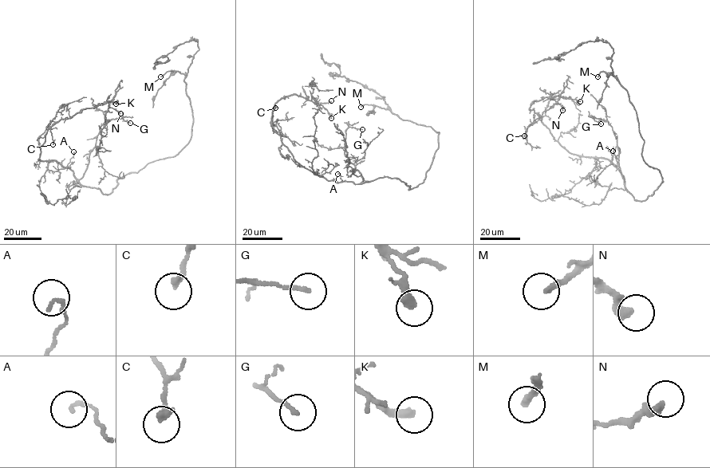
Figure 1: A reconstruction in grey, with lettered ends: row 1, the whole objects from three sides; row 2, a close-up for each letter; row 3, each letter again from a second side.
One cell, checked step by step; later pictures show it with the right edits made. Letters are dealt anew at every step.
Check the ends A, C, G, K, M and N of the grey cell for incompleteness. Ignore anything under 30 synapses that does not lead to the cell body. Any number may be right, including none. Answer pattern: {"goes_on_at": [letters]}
{"goes_on_at": ["M"]}

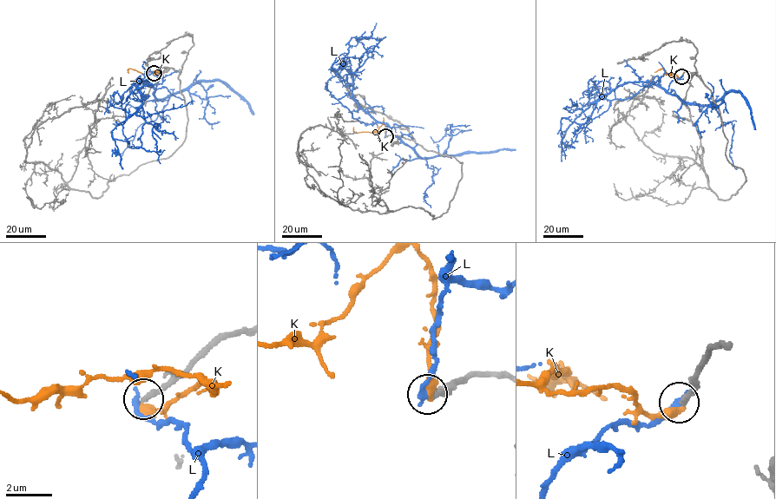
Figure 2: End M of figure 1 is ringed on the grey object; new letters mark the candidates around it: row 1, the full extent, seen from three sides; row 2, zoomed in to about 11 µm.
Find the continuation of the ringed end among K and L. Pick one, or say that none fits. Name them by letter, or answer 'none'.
none

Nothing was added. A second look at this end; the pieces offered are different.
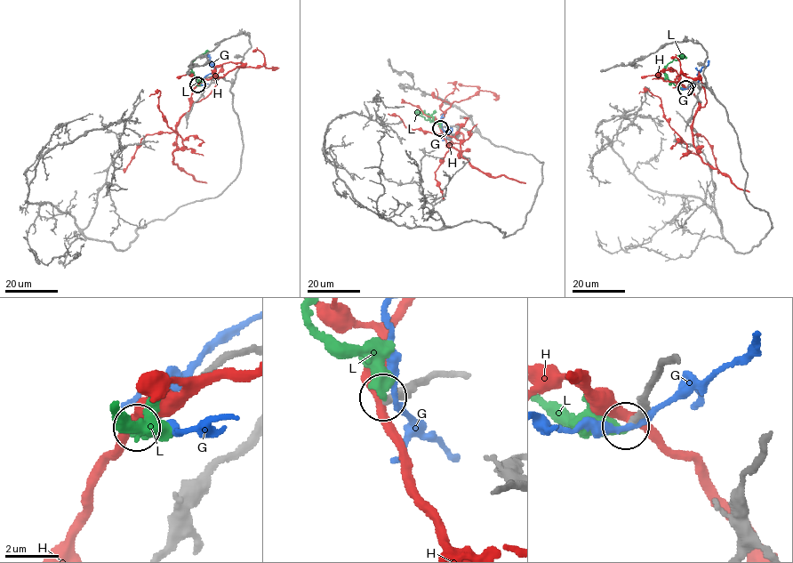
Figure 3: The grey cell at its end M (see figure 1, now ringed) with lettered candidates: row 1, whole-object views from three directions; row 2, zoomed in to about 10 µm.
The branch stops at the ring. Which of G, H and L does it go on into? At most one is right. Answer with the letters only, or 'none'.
L

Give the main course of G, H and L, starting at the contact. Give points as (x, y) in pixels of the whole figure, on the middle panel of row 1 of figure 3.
G: (442, 128), (447, 133), (452, 128), (442, 140)
H: (440, 128), (447, 143), (452, 142), (448, 147), (460, 153), (461, 140), (407, 127), (400, 117), (388, 114)
L: (440, 128), (431, 116), (416, 112), (425, 119), (428, 117), (428, 113)

